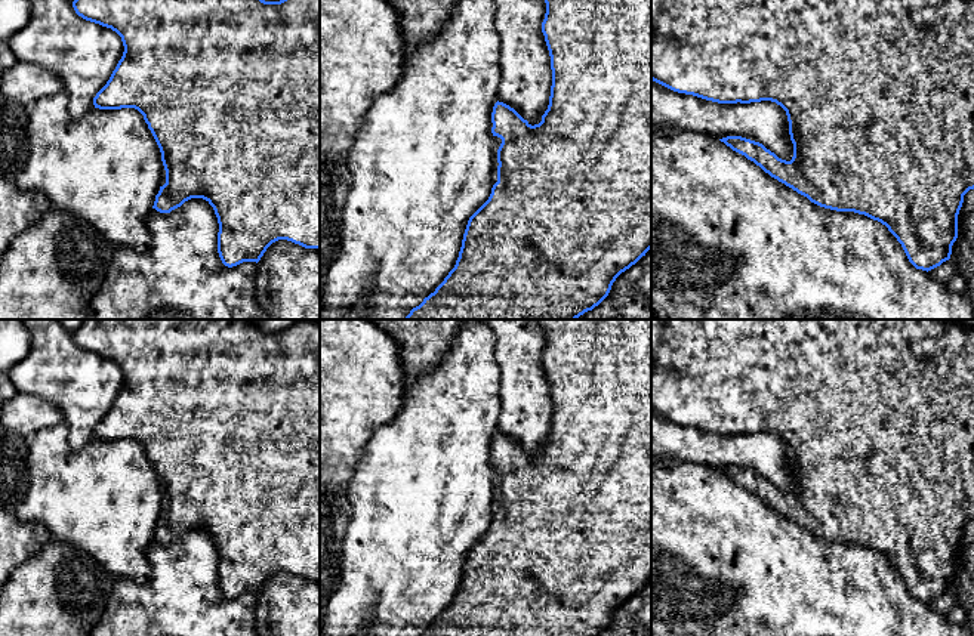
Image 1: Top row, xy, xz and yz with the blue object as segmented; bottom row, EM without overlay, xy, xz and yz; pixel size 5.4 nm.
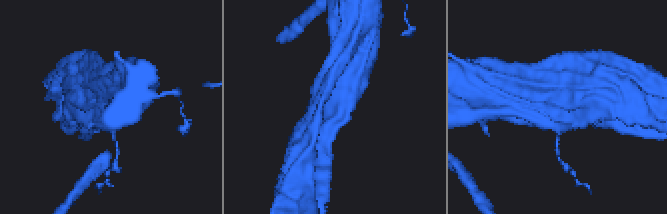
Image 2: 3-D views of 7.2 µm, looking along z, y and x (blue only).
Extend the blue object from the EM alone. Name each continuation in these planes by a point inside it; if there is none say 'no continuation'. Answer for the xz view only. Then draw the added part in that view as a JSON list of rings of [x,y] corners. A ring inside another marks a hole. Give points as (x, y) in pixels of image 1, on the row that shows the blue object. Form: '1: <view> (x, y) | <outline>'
1: xz (498, 141) | [[[494,136],[494,158],[493,158],[493,170],[491,170],[491,176],[493,176],[493,185],[497,182],[497,149],[502,143],[502,139]]]

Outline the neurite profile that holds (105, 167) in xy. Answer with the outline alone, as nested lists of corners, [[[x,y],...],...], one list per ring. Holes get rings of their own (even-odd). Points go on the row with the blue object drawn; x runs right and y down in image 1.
[[[62,90],[30,108],[30,154],[15,176],[18,188],[43,192],[52,207],[80,216],[114,246],[148,250],[152,237],[147,217],[164,166],[144,115],[135,108],[93,108],[74,120],[68,114],[68,104],[70,98]]]

